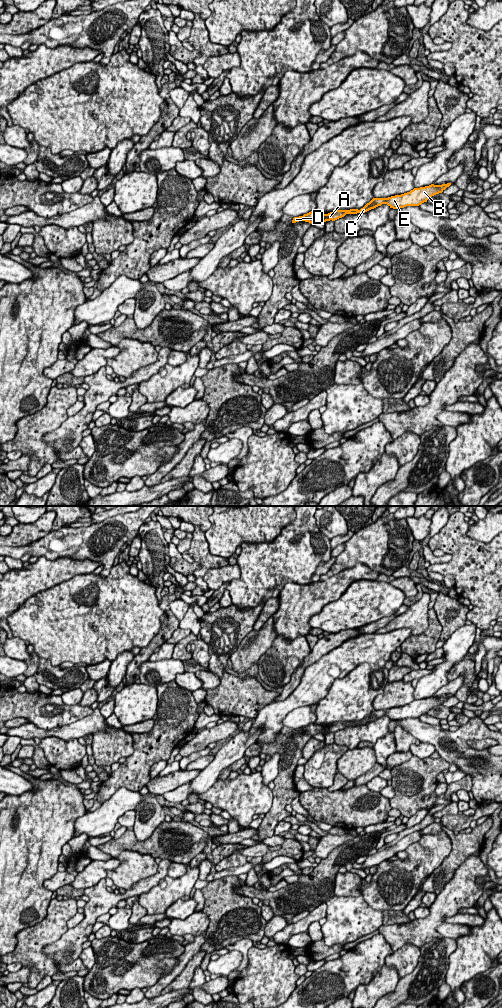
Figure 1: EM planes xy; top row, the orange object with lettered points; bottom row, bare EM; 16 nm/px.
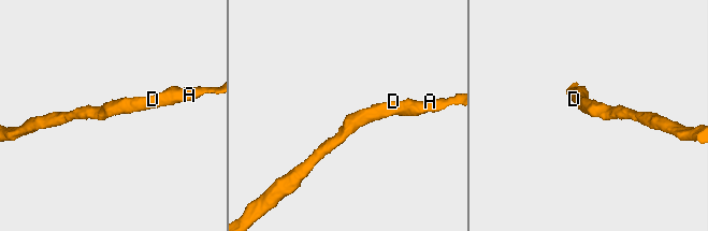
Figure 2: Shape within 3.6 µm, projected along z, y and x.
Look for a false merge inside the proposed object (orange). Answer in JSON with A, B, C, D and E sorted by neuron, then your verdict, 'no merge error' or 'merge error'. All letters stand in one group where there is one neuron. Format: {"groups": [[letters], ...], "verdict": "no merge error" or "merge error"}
{"groups": [["A", "B", "C", "D", "E"]], "verdict": "no merge error"}

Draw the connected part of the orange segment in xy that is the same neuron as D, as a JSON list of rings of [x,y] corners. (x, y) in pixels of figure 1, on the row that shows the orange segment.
[[[451,183],[442,184],[442,185],[434,185],[431,184],[429,186],[414,188],[410,192],[395,195],[388,198],[373,198],[369,203],[367,203],[360,210],[358,209],[350,209],[350,210],[335,210],[328,214],[316,213],[311,211],[303,216],[294,217],[292,223],[296,223],[299,221],[309,222],[312,225],[318,221],[335,221],[339,218],[344,217],[346,214],[357,214],[357,213],[365,213],[371,209],[374,209],[382,204],[387,204],[390,208],[398,209],[404,208],[406,206],[419,206],[427,200],[439,193],[442,193],[447,187],[449,187]]]

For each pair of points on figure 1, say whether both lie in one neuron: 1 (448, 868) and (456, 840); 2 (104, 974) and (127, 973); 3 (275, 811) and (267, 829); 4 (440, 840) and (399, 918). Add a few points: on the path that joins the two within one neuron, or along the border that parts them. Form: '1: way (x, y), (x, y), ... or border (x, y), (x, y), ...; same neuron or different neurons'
1: way (453, 861), (456, 857), (456, 847); same neuron
2: way (110, 974), (121, 973); same neuron
3: way (274, 815), (267, 825); same neuron
4: border (402, 909), (383, 911); different neurons

